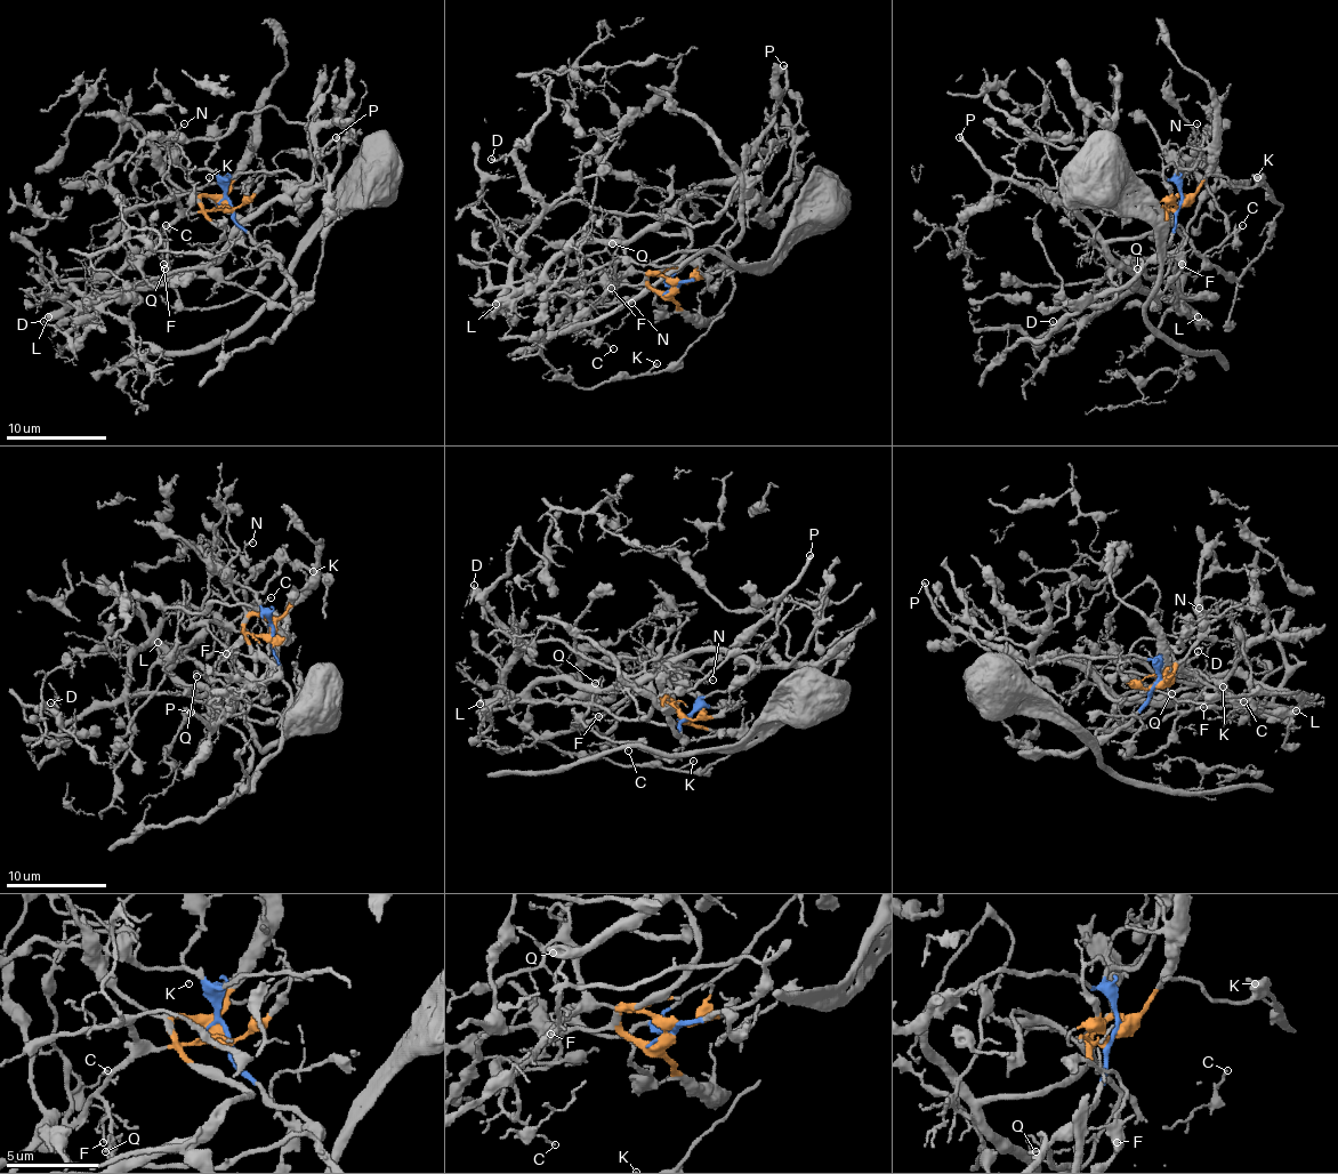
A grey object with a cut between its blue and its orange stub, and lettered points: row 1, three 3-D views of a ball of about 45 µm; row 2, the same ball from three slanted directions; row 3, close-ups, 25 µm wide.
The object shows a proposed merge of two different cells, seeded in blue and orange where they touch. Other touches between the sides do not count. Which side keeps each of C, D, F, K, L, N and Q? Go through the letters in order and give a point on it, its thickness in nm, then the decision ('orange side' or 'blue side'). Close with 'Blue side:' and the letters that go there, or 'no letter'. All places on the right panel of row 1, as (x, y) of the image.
C: at (1242, 225); 100 nm thick; orange side
D: at (1053, 321); 180 nm thick; orange side
F: at (1182, 264); 110 nm thick; orange side
K: at (1257, 177); 140 nm thick; orange side
L: at (1198, 316); 550 nm thick; orange side
N: at (1197, 123); 120 nm thick; blue side
Q: at (1137, 268); 150 nm thick; blue side
Blue side: N, Q

